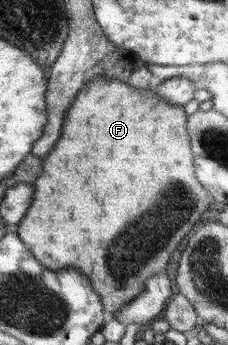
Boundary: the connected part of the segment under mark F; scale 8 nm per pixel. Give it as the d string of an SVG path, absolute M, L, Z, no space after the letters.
M102 78L85 86L73 101L72 107L67 119L69 123L65 123L65 131L61 133L57 147L53 147L53 151L45 157L45 169L39 175L39 179L33 181L35 201L29 206L26 217L23 217L16 226L16 232L26 245L29 243L29 251L33 251L33 255L37 255L37 259L41 259L41 263L45 263L45 267L49 267L51 271L59 271L59 269L81 271L99 293L108 319L114 319L112 316L117 311L121 311L121 307L125 307L129 301L136 299L137 295L144 293L149 278L163 271L163 267L169 263L171 253L177 249L181 239L193 229L193 225L201 219L201 213L209 207L211 197L209 197L210 193L205 191L203 184L197 181L197 175L195 175L194 155L187 129L185 129L185 123L187 123L185 111L173 103L167 103L155 90L136 89L117 79Z

